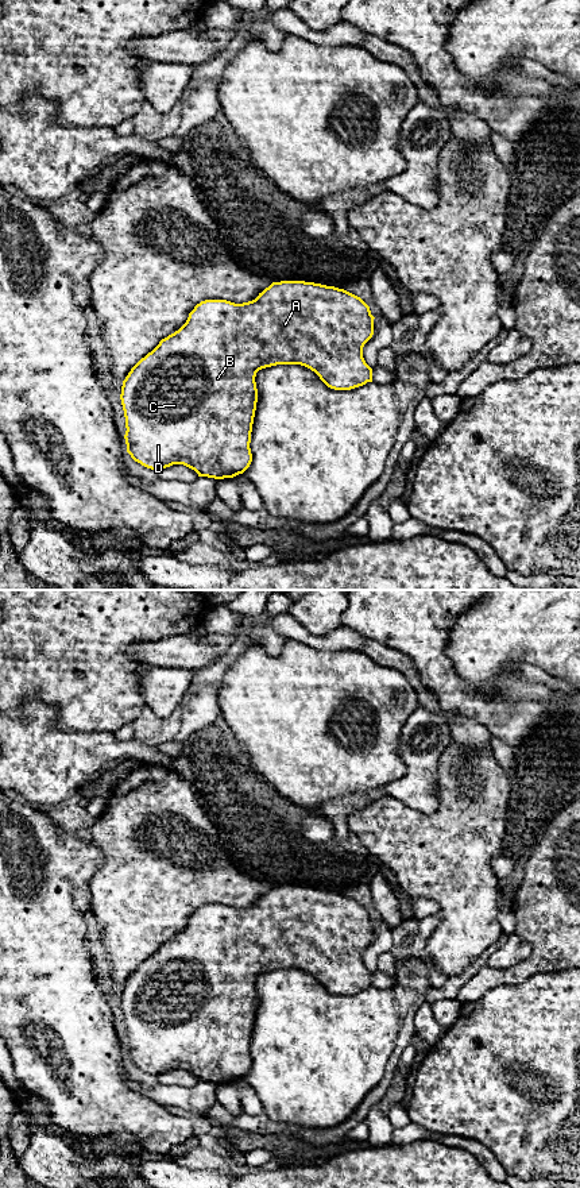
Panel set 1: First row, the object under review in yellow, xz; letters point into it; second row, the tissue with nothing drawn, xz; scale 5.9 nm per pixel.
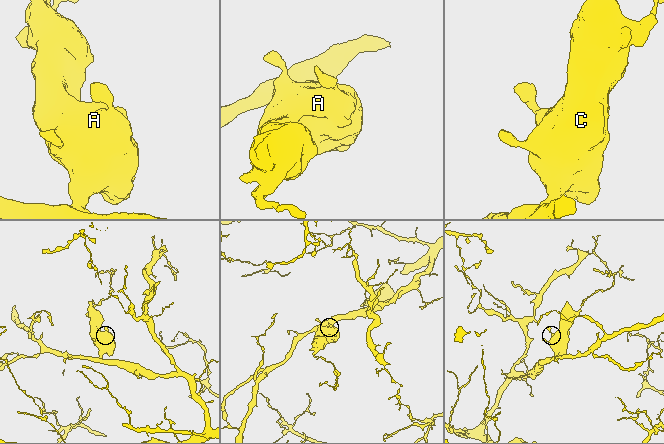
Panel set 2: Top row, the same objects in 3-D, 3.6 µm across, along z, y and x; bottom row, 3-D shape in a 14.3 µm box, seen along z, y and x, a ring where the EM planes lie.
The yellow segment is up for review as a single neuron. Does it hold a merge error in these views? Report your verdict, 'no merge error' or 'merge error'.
no merge error

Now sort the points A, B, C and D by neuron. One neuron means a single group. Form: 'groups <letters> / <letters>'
groups A B C D

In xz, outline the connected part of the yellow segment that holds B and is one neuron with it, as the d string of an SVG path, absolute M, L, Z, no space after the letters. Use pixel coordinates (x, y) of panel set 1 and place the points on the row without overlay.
M305 886L272 887L255 904L243 909L201 906L186 927L162 944L123 986L120 1004L127 1057L135 1066L156 1076L183 1069L198 1081L214 1084L243 1079L252 1066L250 1048L258 1007L256 977L277 969L301 969L335 995L351 995L372 987L372 973L363 963L363 952L374 940L374 923L360 902L344 894Z

